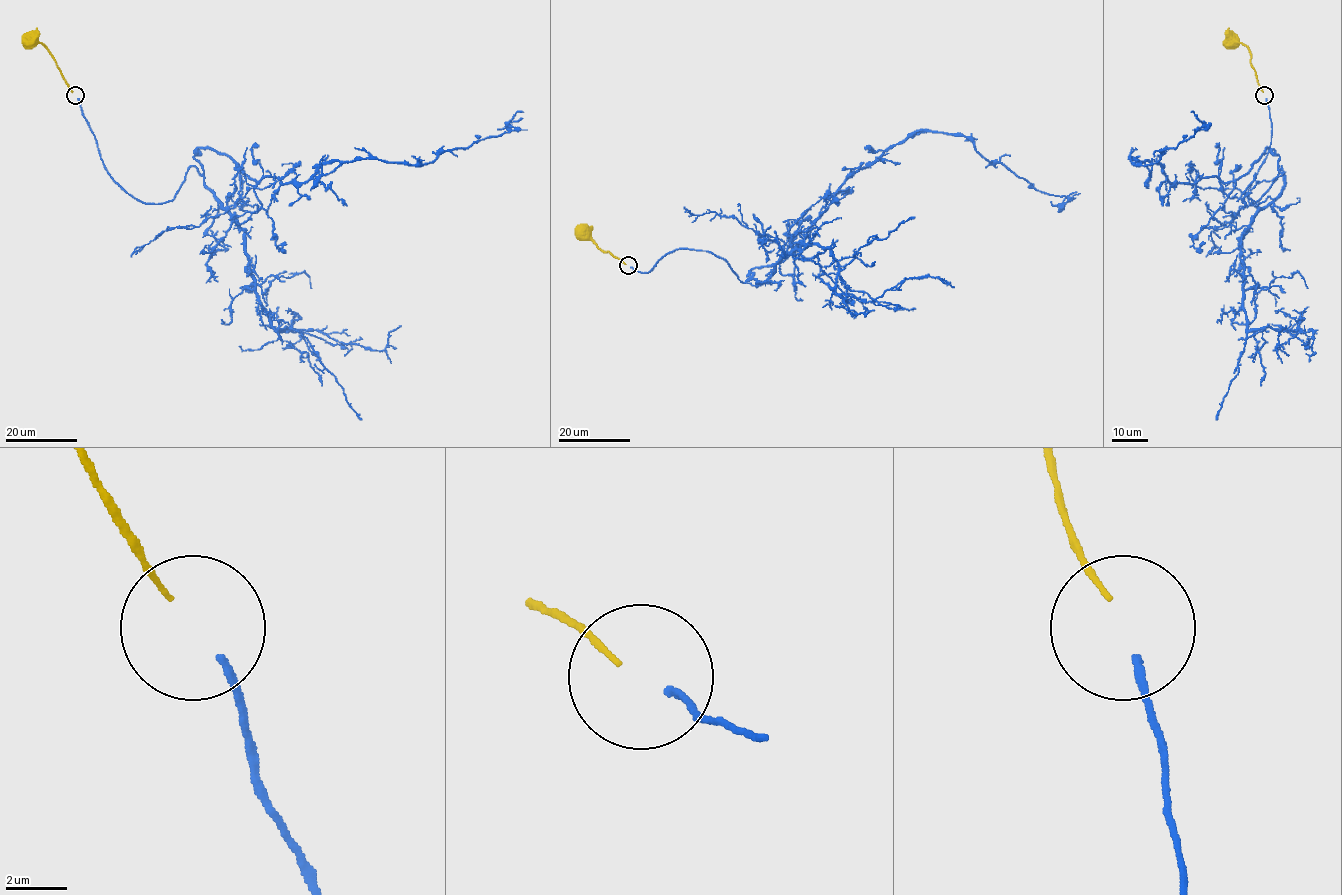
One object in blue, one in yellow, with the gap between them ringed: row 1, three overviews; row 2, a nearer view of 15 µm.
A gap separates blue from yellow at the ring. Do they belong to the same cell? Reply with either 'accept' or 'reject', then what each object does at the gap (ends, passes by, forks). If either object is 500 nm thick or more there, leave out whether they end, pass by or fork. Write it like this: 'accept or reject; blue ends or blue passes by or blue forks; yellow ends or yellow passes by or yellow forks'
accept; blue ends; yellow ends

